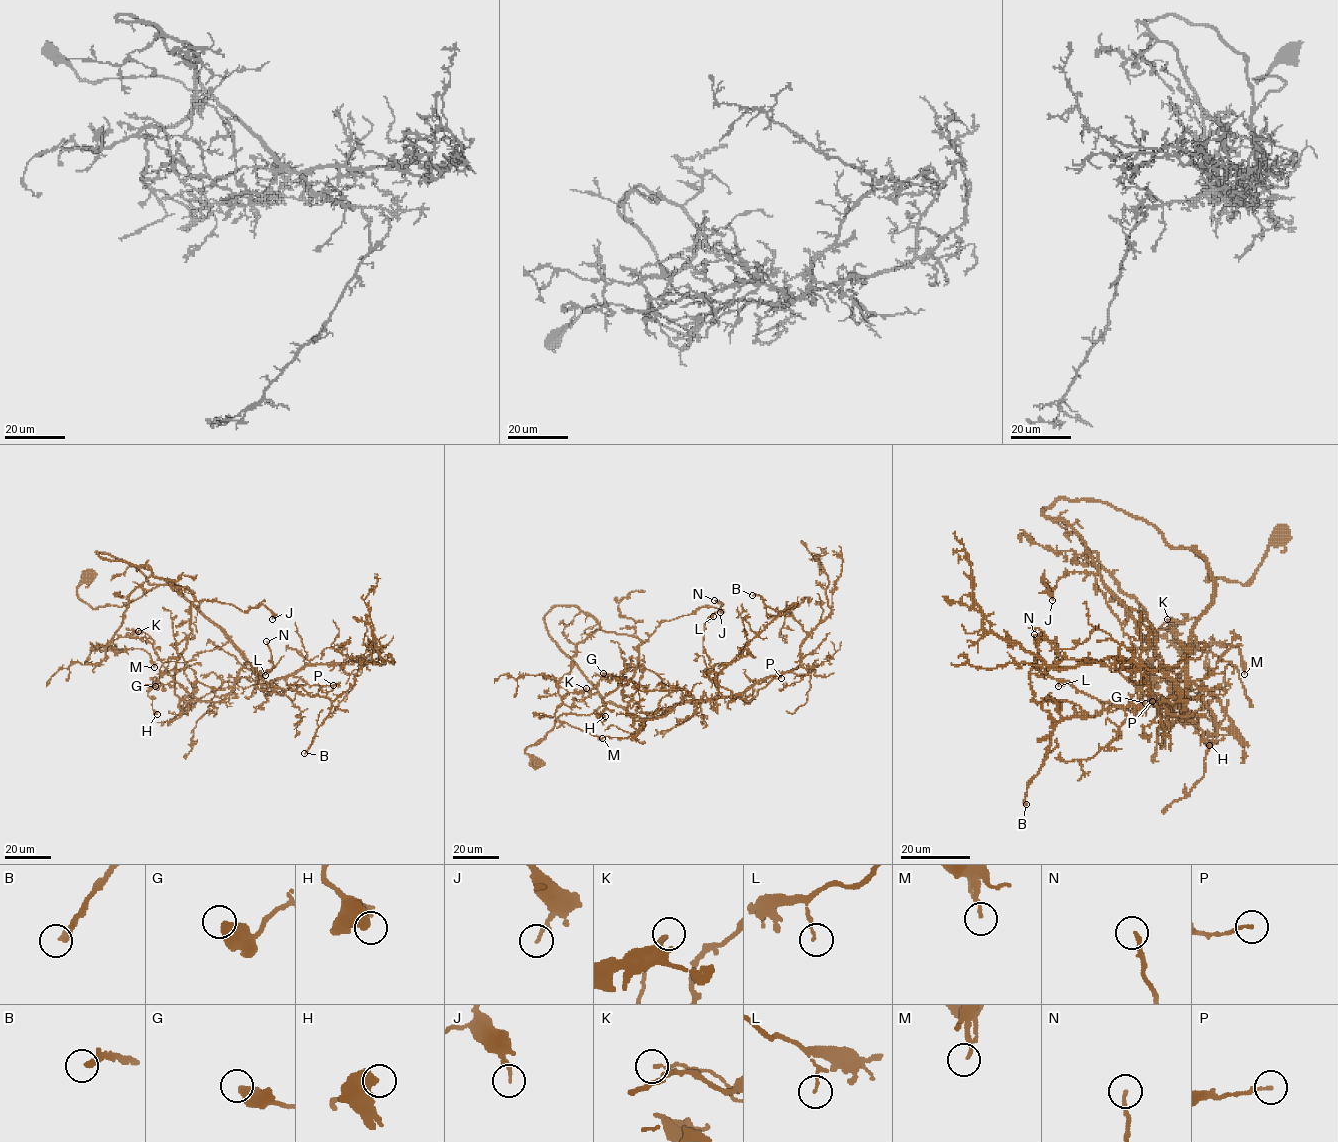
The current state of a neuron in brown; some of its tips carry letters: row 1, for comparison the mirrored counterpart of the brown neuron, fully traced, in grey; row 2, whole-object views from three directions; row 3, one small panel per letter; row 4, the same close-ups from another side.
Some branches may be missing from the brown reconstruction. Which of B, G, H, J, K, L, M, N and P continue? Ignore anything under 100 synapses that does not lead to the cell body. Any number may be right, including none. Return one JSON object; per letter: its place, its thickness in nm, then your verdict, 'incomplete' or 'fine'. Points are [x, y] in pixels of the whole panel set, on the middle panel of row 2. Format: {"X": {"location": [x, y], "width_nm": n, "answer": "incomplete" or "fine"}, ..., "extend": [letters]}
{"B": {"location": [752, 595], "width_nm": 240, "answer": "incomplete"}, "G": {"location": [603, 673], "width_nm": 500, "answer": "fine"}, "H": {"location": [605, 716], "width_nm": 550, "answer": "fine"}, "J": {"location": [720, 612], "width_nm": 160, "answer": "fine"}, "K": {"location": [586, 688], "width_nm": 110, "answer": "fine"}, "L": {"location": [713, 616], "width_nm": 110, "answer": "fine"}, "M": {"location": [602, 738], "width_nm": 140, "answer": "fine"}, "N": {"location": [714, 600], "width_nm": 150, "answer": "fine"}, "P": {"location": [781, 678], "width_nm": 140, "answer": "fine"}, "extend": ["B"]}

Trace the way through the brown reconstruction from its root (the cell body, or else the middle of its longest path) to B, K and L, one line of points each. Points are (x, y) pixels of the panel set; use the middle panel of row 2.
B: (536, 762), (524, 750), (562, 714), (614, 703), (657, 718), (712, 701), (717, 676), (779, 614), (752, 595)
K: (536, 762), (524, 750), (562, 714), (614, 703), (657, 718), (694, 699), (611, 675), (580, 699), (586, 688)
L: (536, 762), (524, 750), (562, 714), (614, 703), (657, 718), (712, 701), (702, 642), (713, 616)

